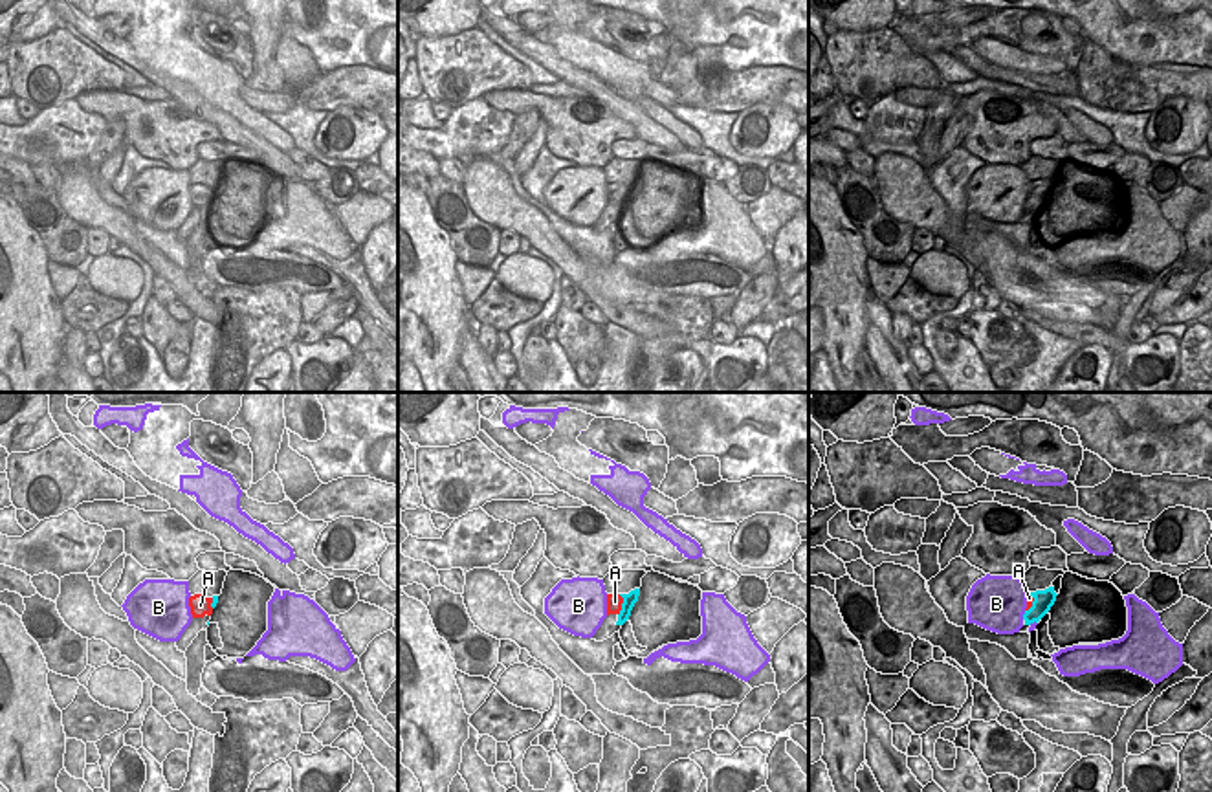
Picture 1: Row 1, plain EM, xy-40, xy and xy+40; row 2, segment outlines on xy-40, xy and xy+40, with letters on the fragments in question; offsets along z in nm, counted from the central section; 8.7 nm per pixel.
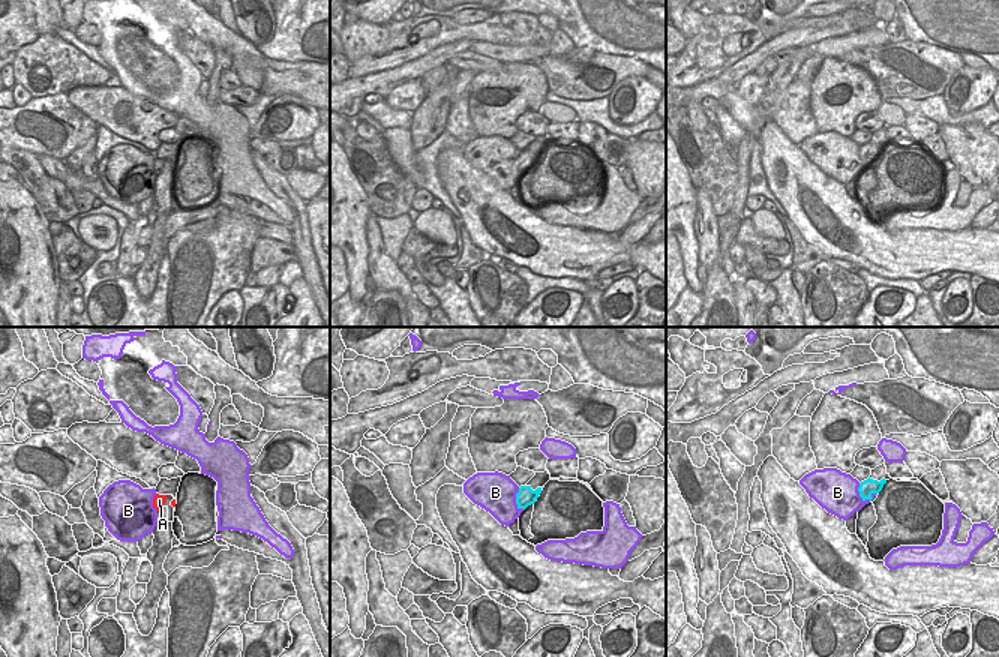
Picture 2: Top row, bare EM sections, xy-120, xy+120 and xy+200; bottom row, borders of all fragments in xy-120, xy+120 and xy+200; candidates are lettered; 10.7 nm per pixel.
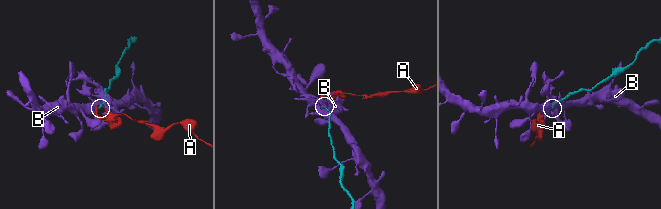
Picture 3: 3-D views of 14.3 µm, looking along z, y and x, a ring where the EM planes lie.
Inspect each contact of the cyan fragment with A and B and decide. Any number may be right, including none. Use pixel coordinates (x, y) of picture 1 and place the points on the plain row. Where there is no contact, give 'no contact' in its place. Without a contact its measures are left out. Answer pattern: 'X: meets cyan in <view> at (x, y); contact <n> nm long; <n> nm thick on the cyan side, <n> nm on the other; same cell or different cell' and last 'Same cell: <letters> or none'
A: meets cyan in xy at (622, 195); contact 190 nm long; 120 nm thick on the cyan side, 130 nm on the other; different cell
B: meets cyan in xy+40 at (1024, 204); contact 90 nm long; 180 nm thick on the cyan side, 480 nm on the other; different cell
Same cell: none

